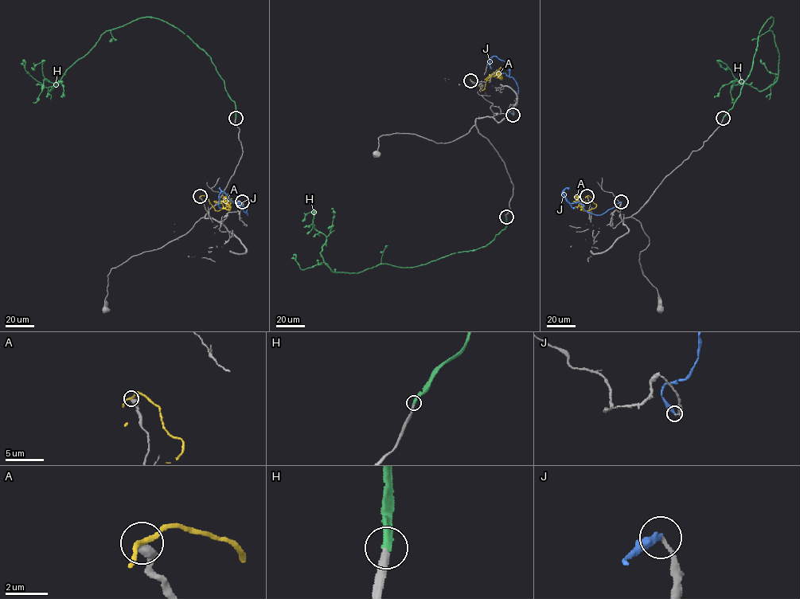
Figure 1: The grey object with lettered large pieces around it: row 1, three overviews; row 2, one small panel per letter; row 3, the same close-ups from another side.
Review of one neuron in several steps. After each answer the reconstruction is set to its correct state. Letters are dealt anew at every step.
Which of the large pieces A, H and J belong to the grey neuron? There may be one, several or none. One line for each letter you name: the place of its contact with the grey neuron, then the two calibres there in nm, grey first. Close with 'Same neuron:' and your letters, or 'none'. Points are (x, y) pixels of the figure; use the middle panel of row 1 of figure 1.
H: (506, 217) | 280/340 nm
Same neuron: H

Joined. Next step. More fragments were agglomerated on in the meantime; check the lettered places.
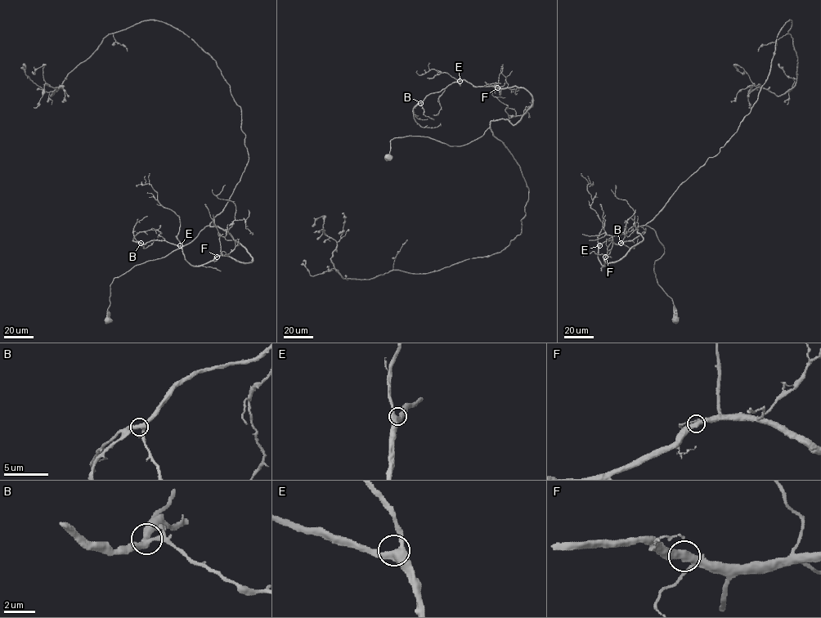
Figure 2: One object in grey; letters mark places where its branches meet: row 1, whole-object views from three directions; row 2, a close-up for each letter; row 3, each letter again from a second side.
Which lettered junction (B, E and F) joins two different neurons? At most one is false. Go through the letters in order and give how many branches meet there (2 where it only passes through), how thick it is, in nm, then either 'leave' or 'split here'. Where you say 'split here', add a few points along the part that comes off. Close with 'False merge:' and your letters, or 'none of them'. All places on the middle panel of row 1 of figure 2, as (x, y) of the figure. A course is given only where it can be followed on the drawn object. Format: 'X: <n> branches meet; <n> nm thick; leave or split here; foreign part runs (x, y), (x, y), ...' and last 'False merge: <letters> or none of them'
B: 3 branches meet; 380 nm thick; leave
E: 3 branches meet; 400 nm thick; leave
F: 3 branches meet; 400 nm thick; leave
False merge: none of them

